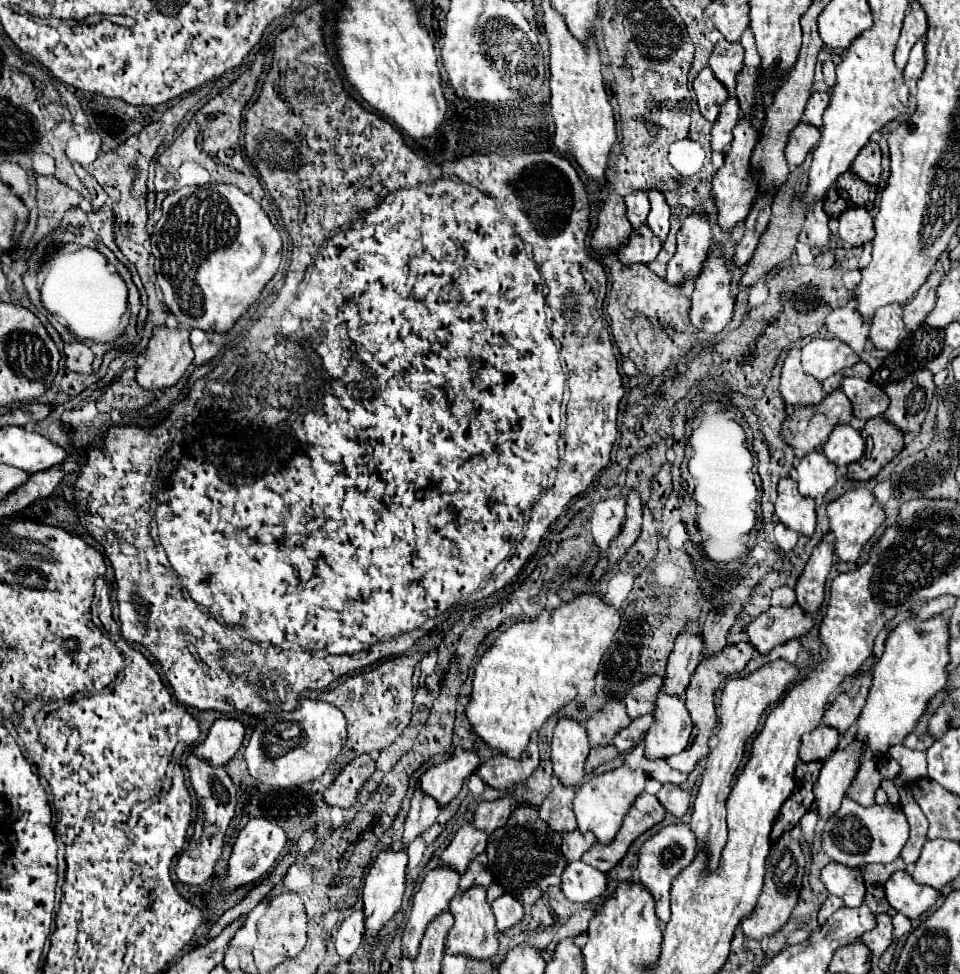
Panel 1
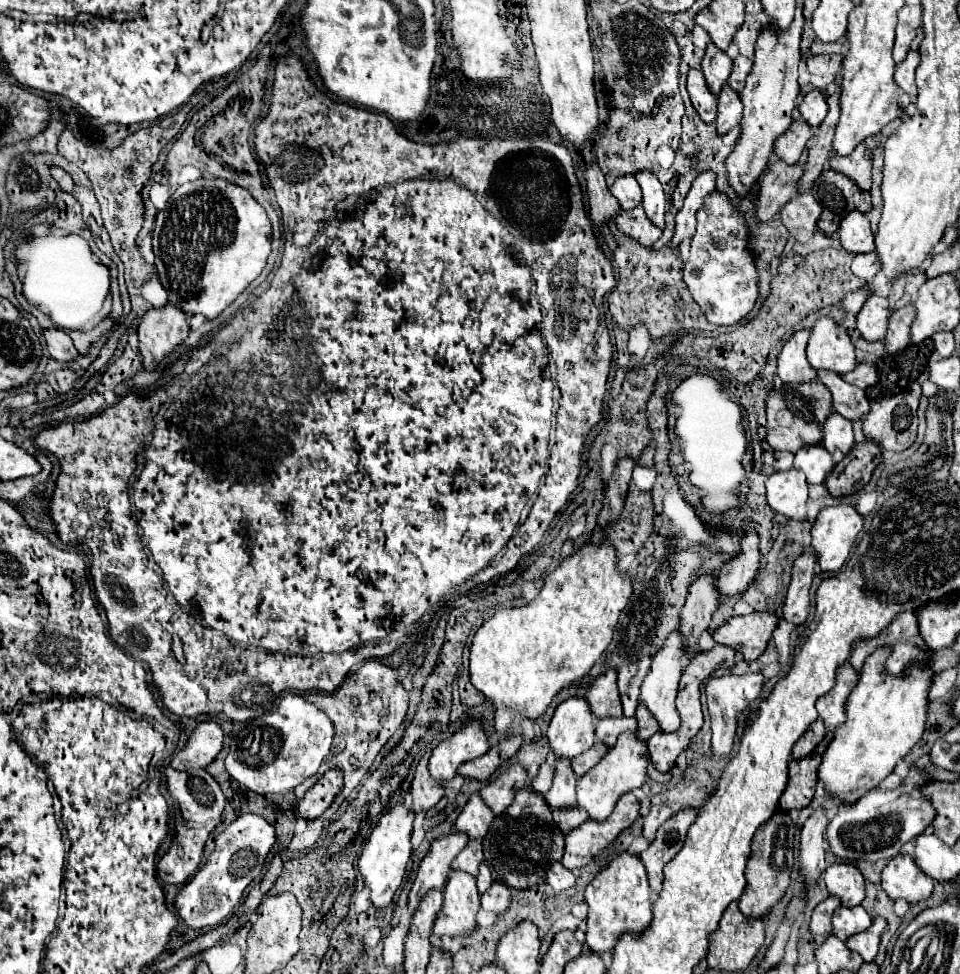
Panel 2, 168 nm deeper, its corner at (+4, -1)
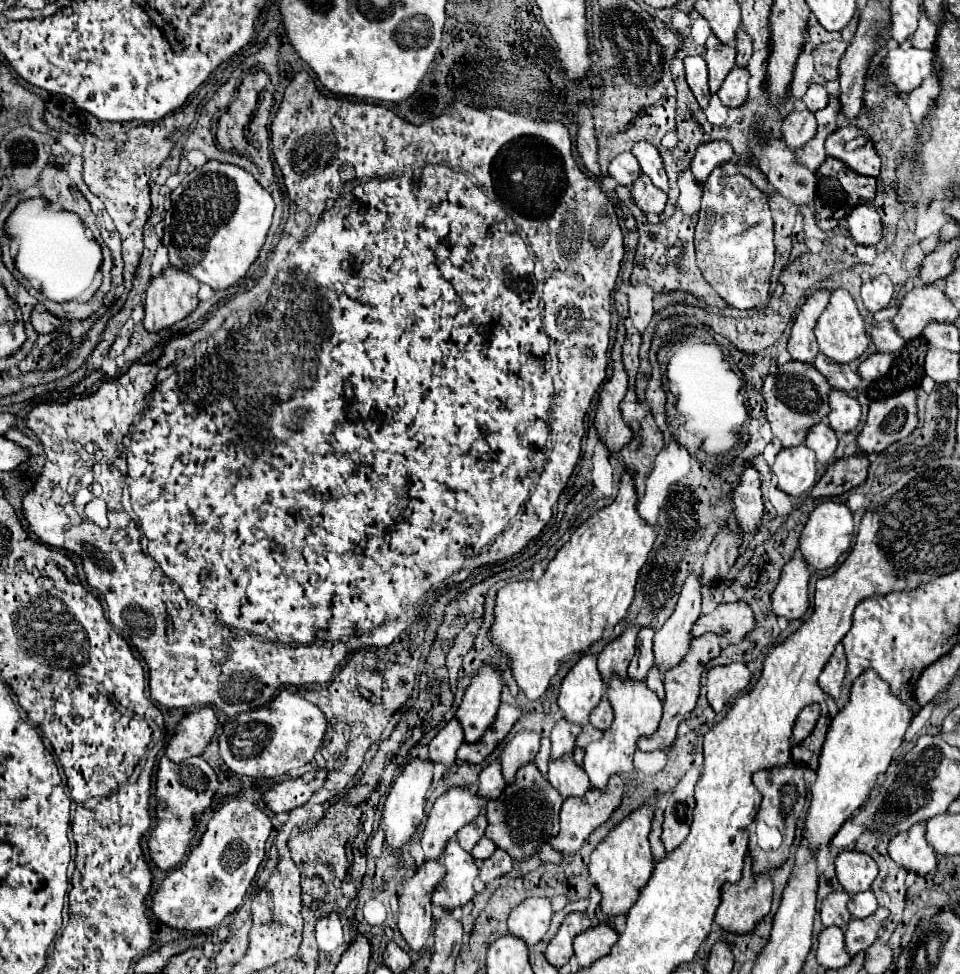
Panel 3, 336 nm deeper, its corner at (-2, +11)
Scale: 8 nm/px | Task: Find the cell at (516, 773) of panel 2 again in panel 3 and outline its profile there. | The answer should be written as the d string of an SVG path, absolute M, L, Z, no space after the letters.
M518 732L504 748L502 756L500 756L500 764L502 764L502 776L506 780L506 784L514 782L514 776L518 772L520 766L534 762L536 754L540 750L540 736L536 732Z

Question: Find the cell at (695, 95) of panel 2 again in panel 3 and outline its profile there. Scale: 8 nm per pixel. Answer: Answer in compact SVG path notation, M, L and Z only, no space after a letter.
M686 56L684 58L684 68L686 68L686 80L688 86L692 88L698 104L702 108L708 108L710 102L710 90L708 90L708 68L702 56Z

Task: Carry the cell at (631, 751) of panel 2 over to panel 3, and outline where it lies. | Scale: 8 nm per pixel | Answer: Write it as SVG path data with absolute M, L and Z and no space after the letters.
M614 678L612 684L608 684L608 700L612 702L614 708L614 722L612 726L604 732L604 738L600 742L592 742L592 746L588 746L582 768L588 774L592 786L600 792L606 790L606 784L610 780L612 774L620 774L620 772L630 772L634 770L634 752L638 750L638 740L642 736L652 736L658 730L660 718L662 718L662 704L658 700L658 696L654 692L650 692L644 682L620 682L618 678Z

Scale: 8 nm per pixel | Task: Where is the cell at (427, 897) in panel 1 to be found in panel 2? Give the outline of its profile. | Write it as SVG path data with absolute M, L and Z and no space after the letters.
M456 830L430 842L430 848L420 862L416 880L408 894L410 912L414 912L418 908L424 892L428 892L430 888L444 888L448 874L450 874L450 862L466 846L466 842L468 842L468 836L460 834Z

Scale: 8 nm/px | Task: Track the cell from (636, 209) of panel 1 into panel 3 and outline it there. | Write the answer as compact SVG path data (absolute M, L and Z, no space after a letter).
M622 152L618 154L608 168L608 174L620 184L620 186L632 186L636 178L640 176L640 164L636 162L632 152Z

